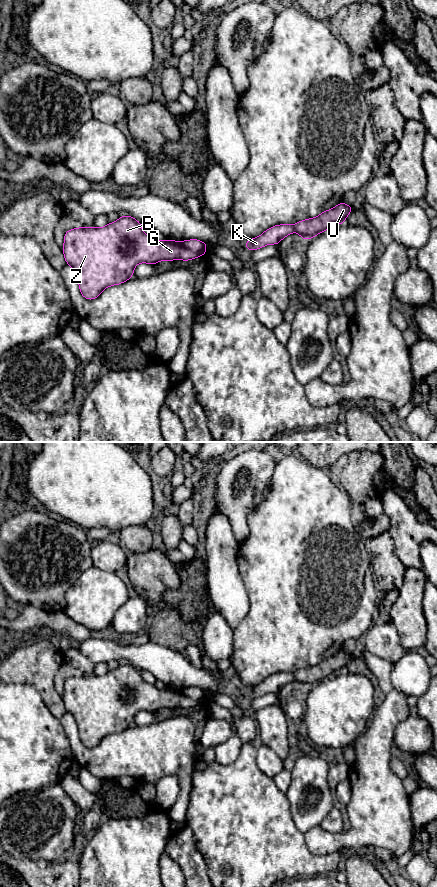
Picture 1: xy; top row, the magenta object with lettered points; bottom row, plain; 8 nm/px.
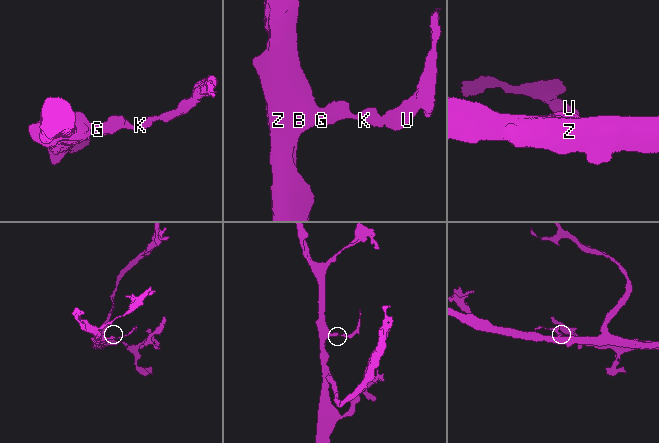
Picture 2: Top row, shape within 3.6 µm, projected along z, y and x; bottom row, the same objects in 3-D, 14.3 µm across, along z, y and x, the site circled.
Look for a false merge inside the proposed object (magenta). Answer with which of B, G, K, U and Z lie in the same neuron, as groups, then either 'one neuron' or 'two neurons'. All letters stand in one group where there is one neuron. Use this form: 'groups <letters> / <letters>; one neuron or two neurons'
groups B G K Z / U; two neurons

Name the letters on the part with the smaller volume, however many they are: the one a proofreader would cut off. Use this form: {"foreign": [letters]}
{"foreign": ["U"]}

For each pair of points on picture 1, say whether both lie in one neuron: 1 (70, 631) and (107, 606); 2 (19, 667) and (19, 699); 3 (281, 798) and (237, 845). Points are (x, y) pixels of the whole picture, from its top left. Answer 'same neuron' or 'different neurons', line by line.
1: different neurons
2: different neurons
3: same neuron

